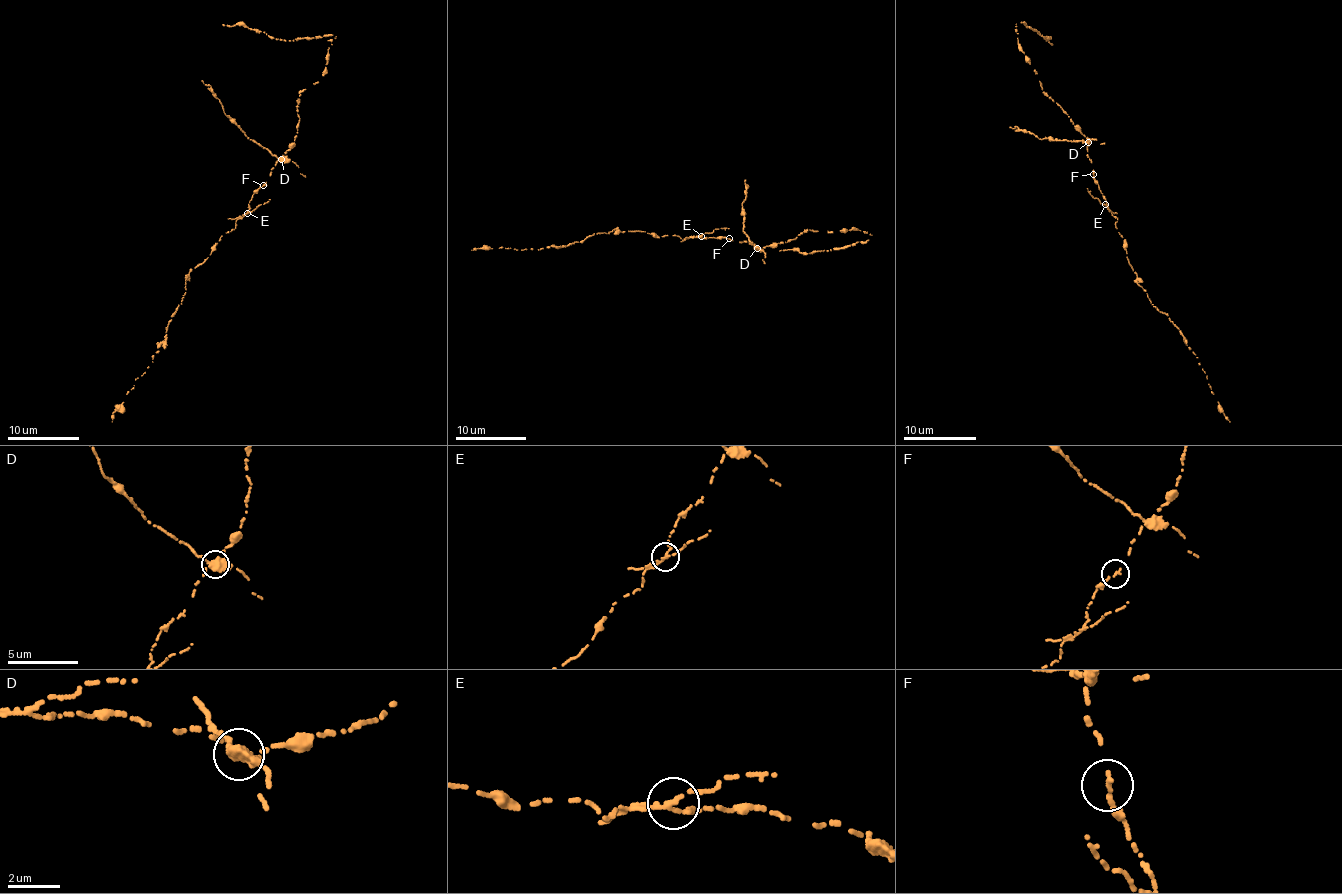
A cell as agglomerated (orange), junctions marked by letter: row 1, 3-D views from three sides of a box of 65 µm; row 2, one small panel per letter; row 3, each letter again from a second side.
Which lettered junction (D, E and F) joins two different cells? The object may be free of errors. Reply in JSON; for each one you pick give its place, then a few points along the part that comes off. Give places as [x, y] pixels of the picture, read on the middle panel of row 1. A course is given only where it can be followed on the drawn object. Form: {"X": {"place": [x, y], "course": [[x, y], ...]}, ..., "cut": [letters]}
{"D": {"place": [757, 248], "course": [[757, 248], [743, 231], [741, 203], [748, 187], [745, 179]]}, "cut": ["D"]}

